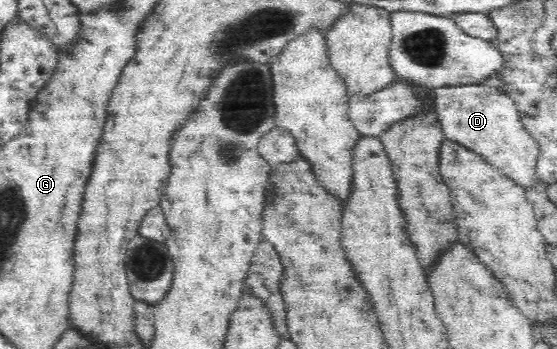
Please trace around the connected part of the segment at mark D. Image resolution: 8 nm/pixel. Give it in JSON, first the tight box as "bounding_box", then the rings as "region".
{"bounding_box":[433,84,539,188],"region":[[[474,84],[466,86],[444,86],[434,88],[435,105],[433,110],[446,140],[457,142],[460,146],[481,156],[490,166],[497,168],[506,178],[514,181],[521,188],[534,188],[538,184],[536,173],[539,146],[534,137],[526,130],[520,120],[514,101],[507,97],[500,87]]]}

